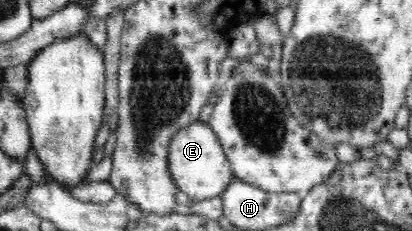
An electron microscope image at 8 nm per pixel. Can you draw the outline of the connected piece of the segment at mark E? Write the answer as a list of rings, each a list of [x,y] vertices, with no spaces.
[[[199,120],[184,126],[172,136],[168,144],[168,169],[176,187],[192,201],[222,197],[232,180],[237,178],[216,133],[208,123]]]

